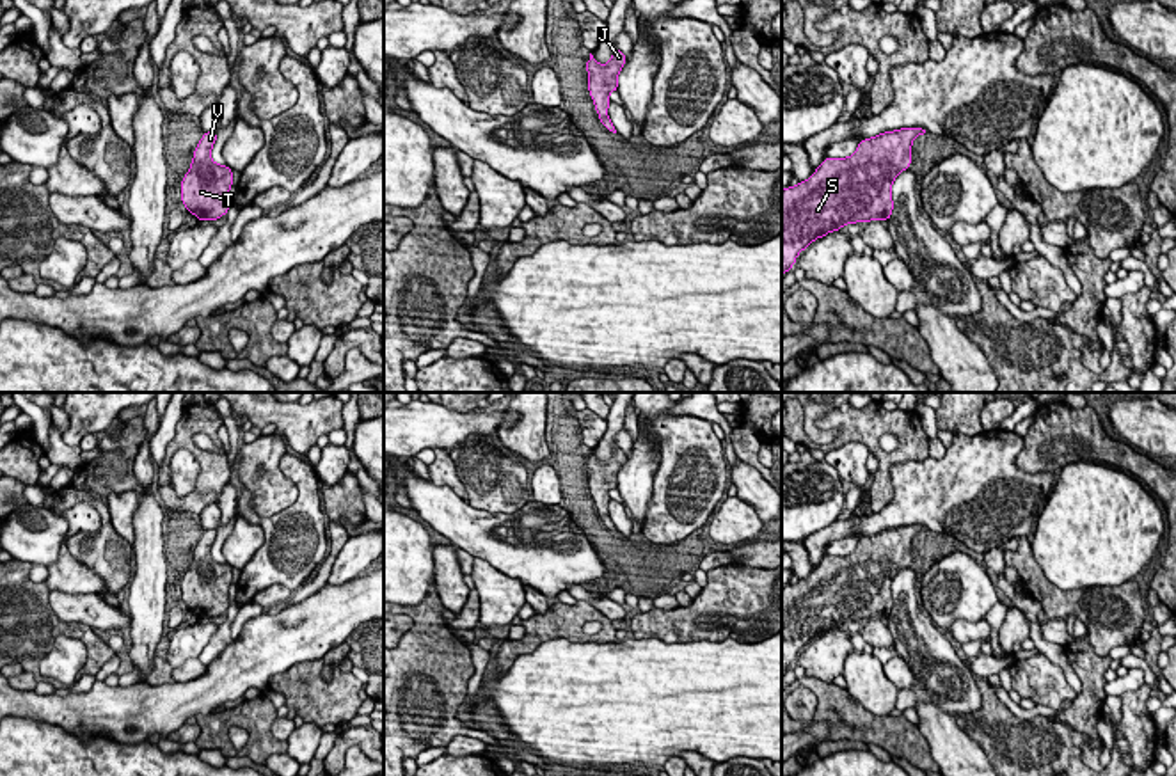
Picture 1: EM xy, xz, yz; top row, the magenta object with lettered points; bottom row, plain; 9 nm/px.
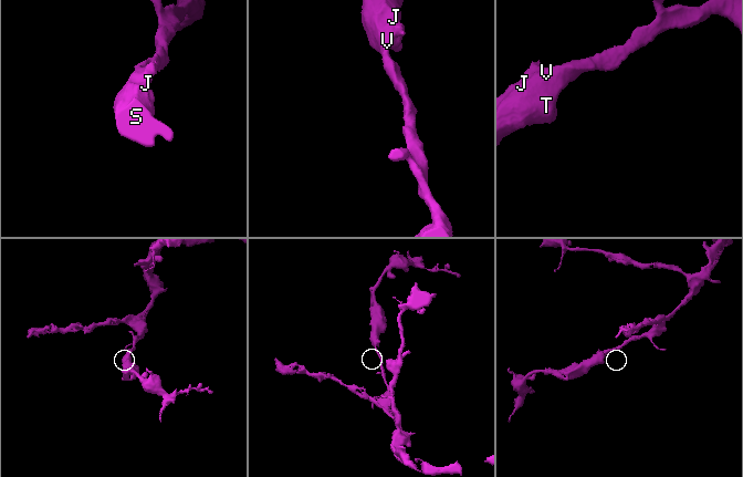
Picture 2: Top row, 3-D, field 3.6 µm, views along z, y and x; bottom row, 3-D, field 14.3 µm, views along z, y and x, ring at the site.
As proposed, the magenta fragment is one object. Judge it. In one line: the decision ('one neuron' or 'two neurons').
one neuron

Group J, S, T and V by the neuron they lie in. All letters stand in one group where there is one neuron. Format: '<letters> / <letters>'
J S T V

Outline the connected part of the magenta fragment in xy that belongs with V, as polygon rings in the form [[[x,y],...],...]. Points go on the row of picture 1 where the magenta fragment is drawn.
[[[206,131],[181,181],[181,202],[197,220],[217,220],[229,211],[233,170],[211,160],[217,131]]]

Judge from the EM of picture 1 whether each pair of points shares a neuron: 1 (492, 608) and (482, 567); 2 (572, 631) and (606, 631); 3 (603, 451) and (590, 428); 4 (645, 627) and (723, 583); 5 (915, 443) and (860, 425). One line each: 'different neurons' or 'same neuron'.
1: same neuron
2: same neuron
3: different neurons
4: same neuron
5: same neuron

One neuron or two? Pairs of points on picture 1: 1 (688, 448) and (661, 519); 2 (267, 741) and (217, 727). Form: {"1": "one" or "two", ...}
{"1": "one", "2": "one"}

